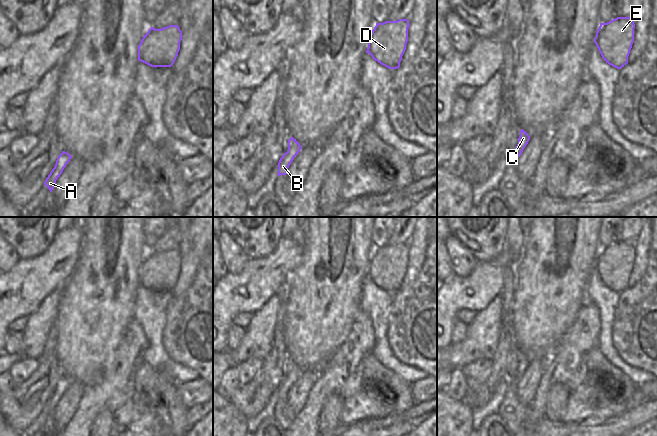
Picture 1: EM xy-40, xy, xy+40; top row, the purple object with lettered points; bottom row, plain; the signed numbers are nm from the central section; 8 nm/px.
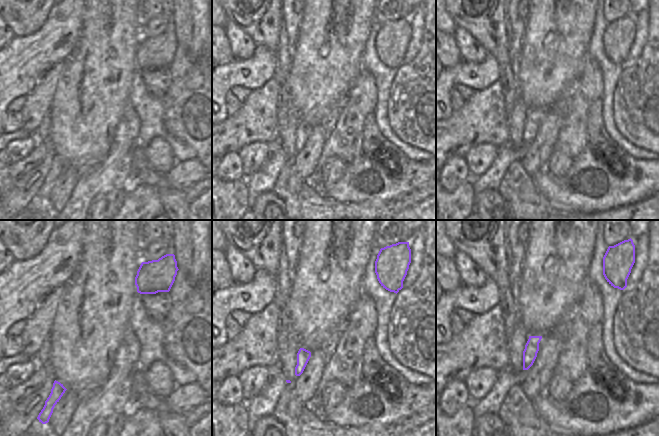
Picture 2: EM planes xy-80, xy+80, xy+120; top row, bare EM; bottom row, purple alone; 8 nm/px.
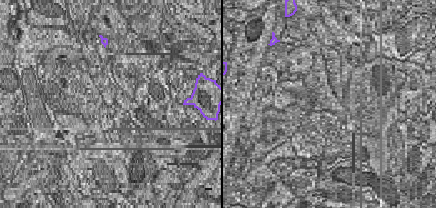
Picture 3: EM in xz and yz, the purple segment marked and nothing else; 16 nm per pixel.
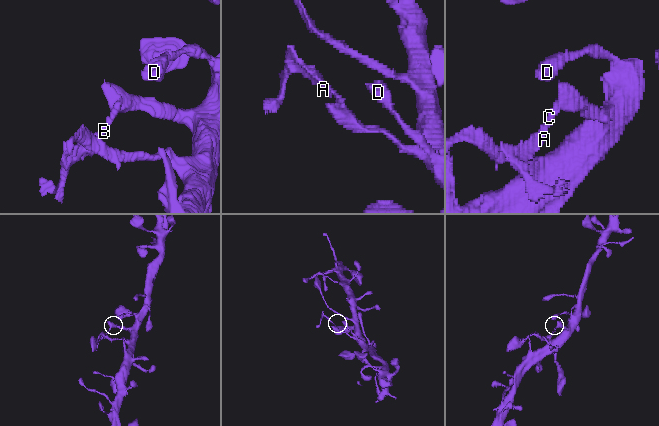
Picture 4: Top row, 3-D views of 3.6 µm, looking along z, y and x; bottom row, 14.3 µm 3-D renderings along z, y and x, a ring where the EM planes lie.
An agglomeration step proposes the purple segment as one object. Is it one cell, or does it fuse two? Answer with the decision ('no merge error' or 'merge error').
merge error

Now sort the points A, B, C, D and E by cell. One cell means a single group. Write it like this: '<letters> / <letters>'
A B / C D E

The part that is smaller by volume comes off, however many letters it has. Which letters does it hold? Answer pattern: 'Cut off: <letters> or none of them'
Cut off: A, B

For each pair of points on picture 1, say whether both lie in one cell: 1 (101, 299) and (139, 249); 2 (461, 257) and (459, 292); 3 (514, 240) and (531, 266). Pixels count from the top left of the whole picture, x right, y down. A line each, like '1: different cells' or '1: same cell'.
1: same cell
2: different cells
3: different cells

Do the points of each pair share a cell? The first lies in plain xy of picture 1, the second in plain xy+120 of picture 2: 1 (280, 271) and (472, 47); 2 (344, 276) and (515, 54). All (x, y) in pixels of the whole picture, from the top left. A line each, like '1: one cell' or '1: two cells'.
1: two cells
2: two cells

